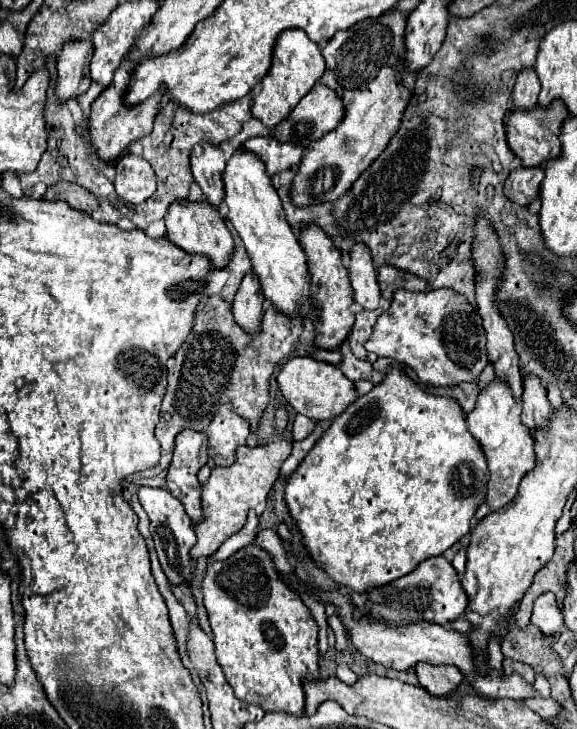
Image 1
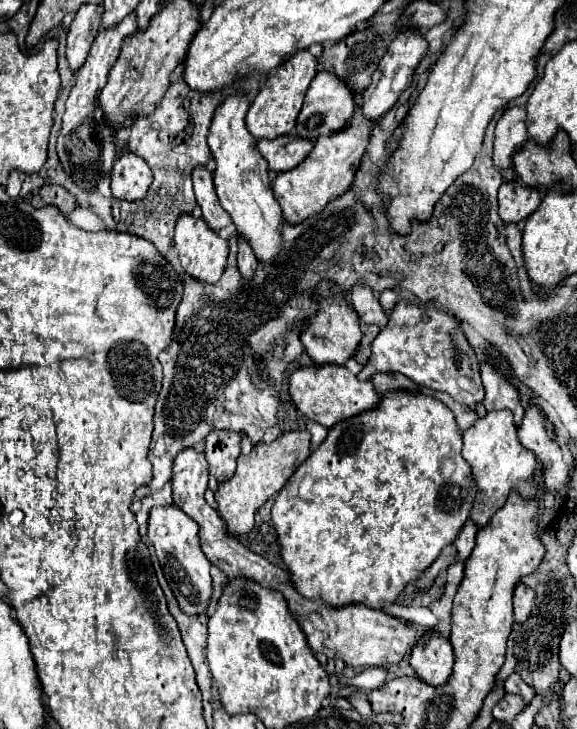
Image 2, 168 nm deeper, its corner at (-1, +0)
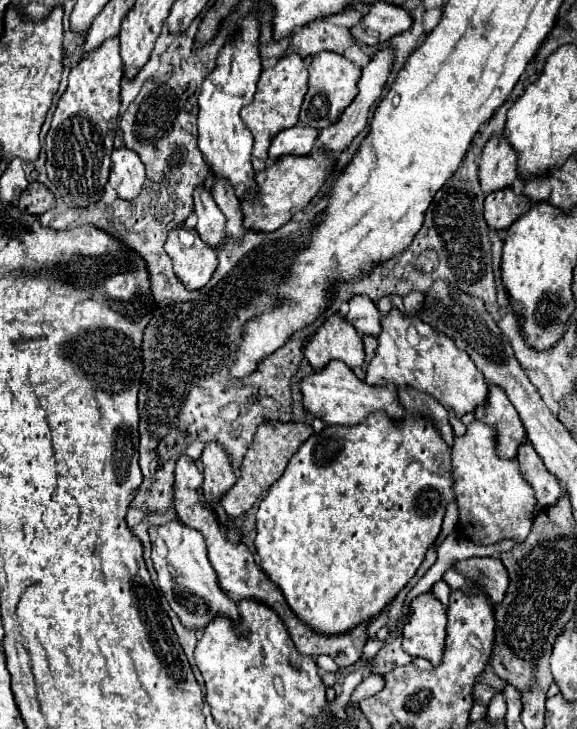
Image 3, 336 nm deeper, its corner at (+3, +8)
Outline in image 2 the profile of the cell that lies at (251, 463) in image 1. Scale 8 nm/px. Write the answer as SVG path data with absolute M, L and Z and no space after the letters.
M294 430L294 432L284 432L278 440L270 442L270 444L258 442L248 456L238 458L238 468L236 468L236 474L232 476L232 480L220 482L218 490L214 492L214 498L218 504L218 514L226 522L230 536L248 534L254 528L254 524L256 524L254 516L256 516L258 508L270 496L274 496L288 482L288 478L296 472L296 468L306 460L306 456L310 454L308 446L310 446L310 432Z

